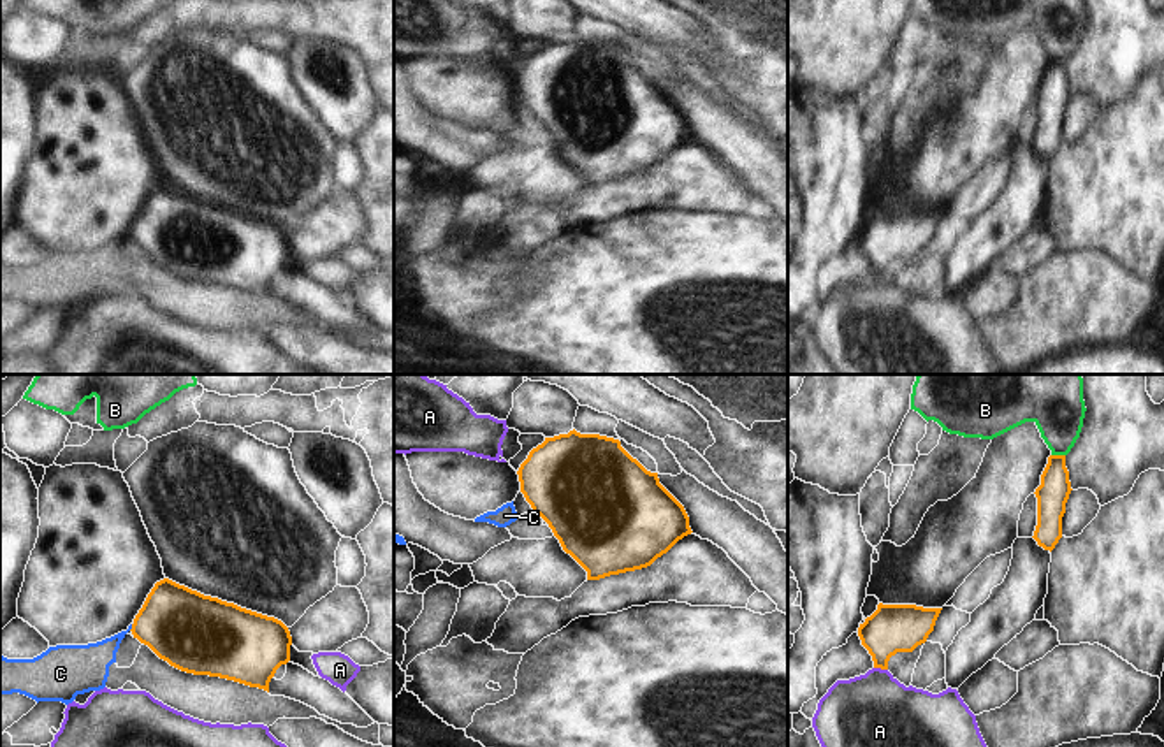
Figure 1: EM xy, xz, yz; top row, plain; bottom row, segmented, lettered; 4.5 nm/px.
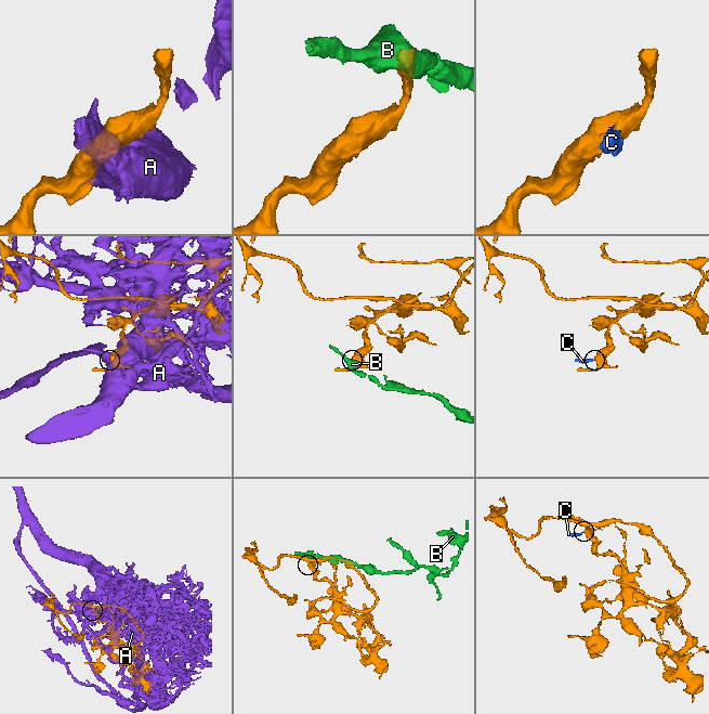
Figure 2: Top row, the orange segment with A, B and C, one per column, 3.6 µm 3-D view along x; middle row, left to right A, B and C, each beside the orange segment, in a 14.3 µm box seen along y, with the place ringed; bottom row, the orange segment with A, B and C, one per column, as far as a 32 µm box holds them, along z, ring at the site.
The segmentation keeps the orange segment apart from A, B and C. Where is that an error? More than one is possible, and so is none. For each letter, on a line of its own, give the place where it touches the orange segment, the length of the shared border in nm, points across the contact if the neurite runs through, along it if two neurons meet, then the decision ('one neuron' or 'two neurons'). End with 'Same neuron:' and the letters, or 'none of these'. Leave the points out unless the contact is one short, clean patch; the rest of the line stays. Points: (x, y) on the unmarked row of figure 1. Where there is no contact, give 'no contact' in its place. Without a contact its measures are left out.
A: meets orange in yz at (881, 275); contact 70 nm long; two neurons
B: meets orange in yz at (1059, 62); contact 60 nm long; two neurons
C: meets orange in xy at (132, 234); contact 40 nm long; border along xy (132, 231), (129, 236); two neurons
Same neuron: none of these

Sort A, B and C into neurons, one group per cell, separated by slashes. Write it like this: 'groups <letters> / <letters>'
groups A / B / C

